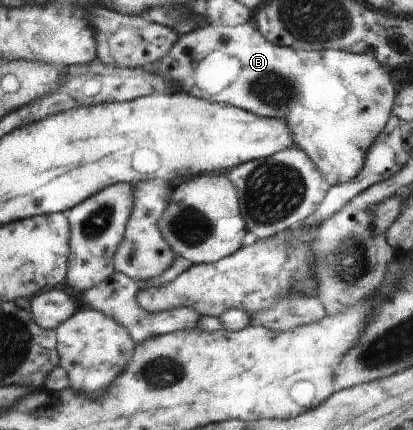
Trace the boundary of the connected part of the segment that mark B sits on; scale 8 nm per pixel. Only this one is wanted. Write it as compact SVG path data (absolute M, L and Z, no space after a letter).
M253 21L237 26L204 25L180 35L173 48L148 70L170 78L178 91L230 104L257 116L285 119L294 145L308 155L331 186L349 182L360 173L370 146L390 119L397 91L388 77L390 69L381 66L372 53L295 50L276 45L256 29Z

